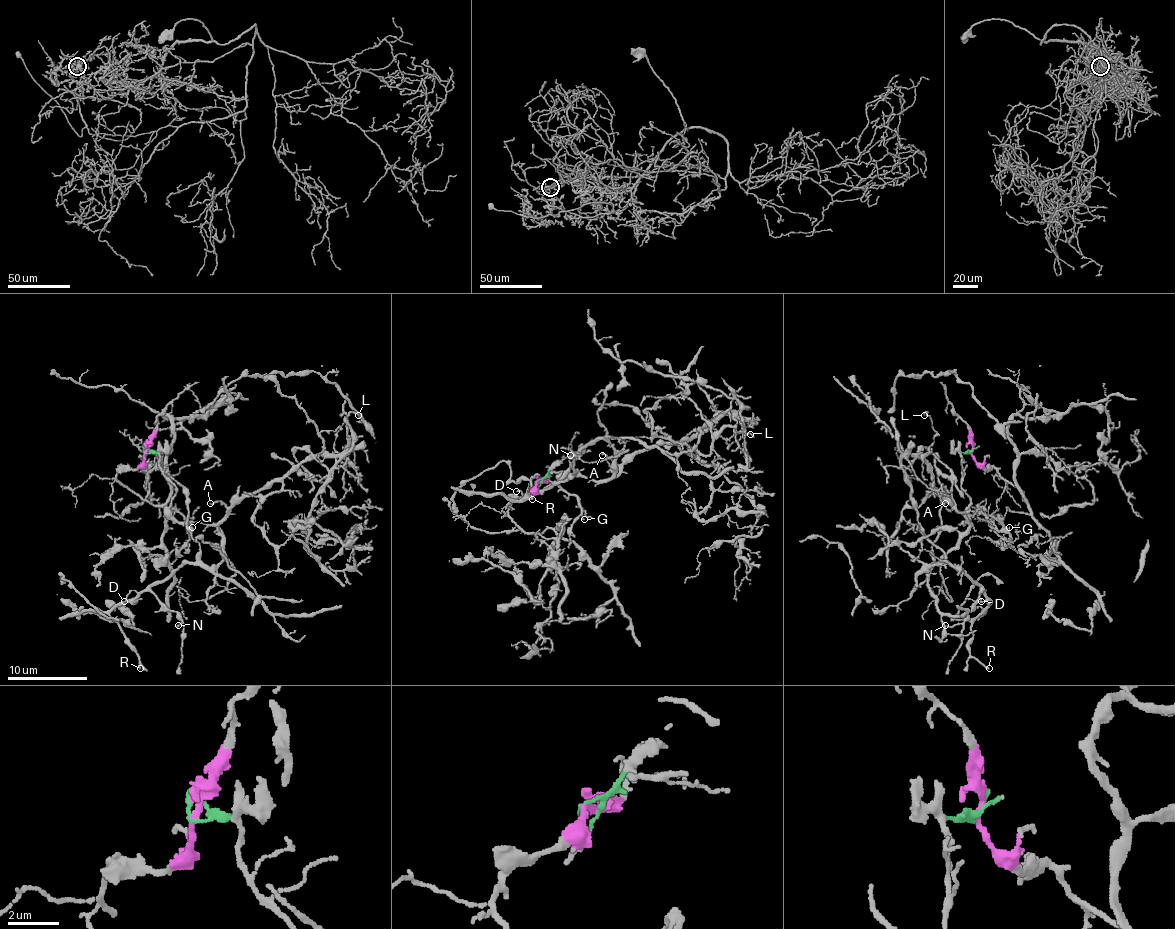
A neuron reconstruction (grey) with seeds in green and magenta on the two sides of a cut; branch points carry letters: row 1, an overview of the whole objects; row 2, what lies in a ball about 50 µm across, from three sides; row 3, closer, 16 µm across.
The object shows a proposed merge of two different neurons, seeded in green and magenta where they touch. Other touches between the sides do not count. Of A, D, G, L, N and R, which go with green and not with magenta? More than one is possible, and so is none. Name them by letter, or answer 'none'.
A, D, G, L, N, R

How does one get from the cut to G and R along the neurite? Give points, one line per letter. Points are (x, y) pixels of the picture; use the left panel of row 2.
G: (145, 448), (145, 454), (157, 454), (161, 472), (175, 486), (167, 512), (179, 512), (189, 536), (191, 526)
R: (145, 448), (175, 486), (169, 512), (213, 526), (221, 560), (185, 562), (109, 615), (141, 669)

